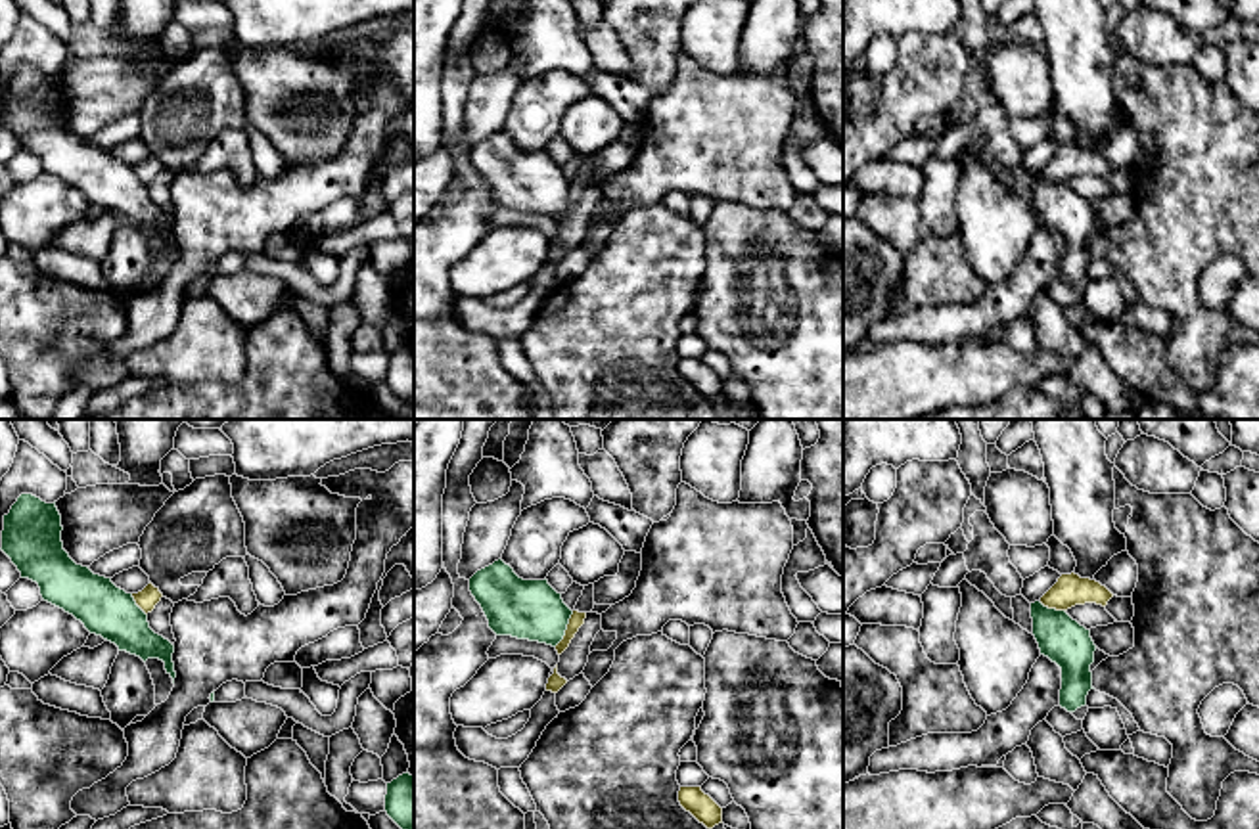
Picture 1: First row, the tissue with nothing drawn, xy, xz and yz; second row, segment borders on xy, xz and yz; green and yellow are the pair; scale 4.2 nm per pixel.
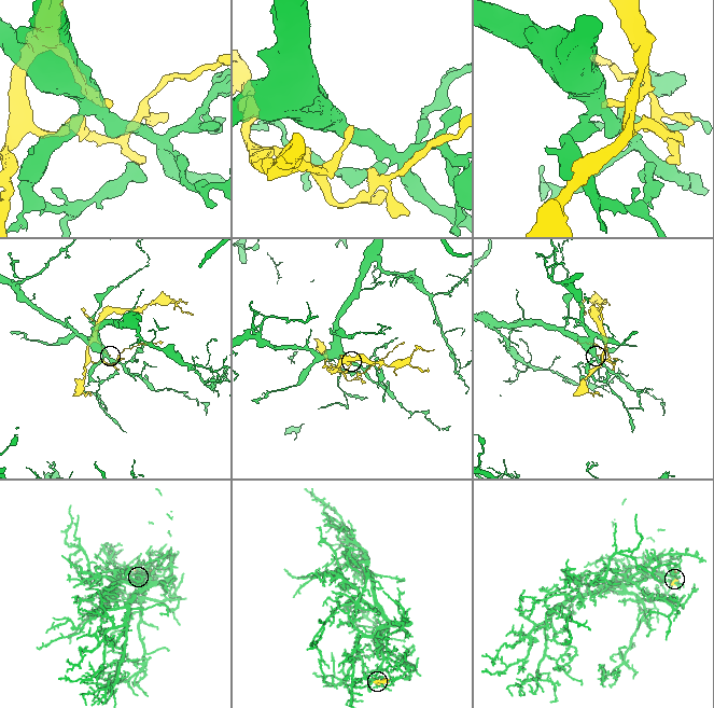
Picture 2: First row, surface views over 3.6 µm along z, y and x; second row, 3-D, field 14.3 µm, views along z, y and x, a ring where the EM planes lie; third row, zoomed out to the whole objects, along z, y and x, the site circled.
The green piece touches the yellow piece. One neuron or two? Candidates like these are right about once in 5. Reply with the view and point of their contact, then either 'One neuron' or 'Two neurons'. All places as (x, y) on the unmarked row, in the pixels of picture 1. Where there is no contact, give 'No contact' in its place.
Touches green at xz (566, 200). Two neurons

